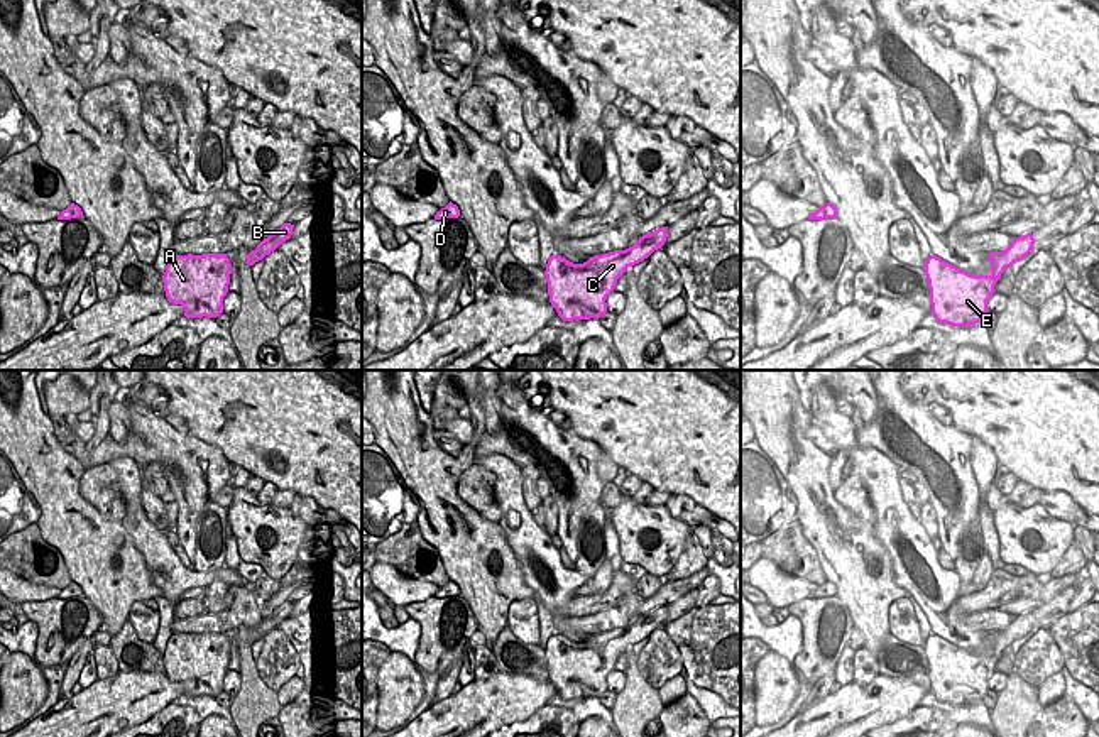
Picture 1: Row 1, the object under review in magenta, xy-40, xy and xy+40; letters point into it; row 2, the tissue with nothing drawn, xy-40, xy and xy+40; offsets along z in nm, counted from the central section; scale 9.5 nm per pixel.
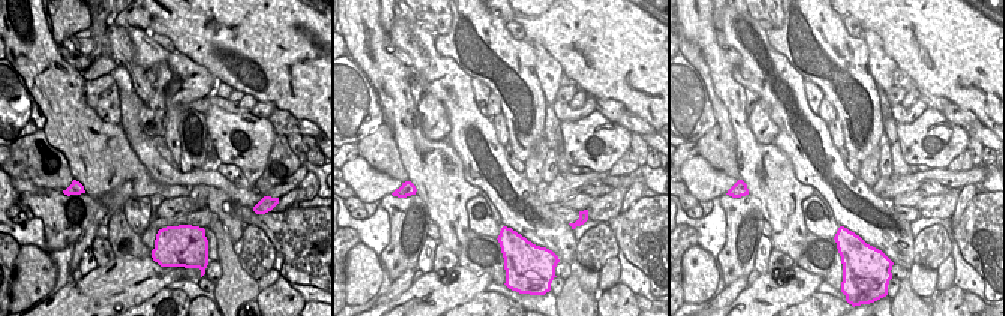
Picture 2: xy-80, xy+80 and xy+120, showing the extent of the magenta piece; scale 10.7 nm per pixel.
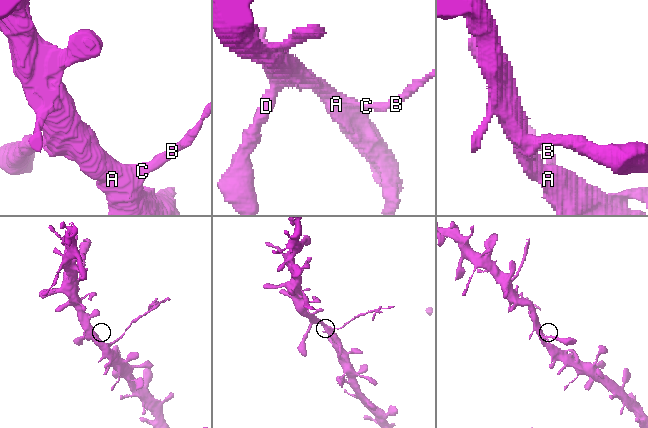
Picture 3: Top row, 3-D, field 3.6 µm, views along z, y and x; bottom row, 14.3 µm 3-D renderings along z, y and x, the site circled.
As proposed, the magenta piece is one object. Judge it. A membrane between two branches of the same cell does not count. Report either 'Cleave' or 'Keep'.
Cleave

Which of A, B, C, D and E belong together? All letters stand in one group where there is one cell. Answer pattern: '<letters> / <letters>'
A C D E / B

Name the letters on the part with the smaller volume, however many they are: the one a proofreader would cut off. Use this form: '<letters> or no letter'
B

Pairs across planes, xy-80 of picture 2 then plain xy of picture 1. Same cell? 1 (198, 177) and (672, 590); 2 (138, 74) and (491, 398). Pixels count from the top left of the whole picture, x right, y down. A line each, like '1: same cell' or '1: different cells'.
1: different cells
2: same cell

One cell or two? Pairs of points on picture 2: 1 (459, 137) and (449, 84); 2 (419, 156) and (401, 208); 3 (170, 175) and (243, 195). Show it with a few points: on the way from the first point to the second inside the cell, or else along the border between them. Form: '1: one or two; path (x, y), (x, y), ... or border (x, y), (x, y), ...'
1: one; path (459, 123), (458, 98)
2: two; border (416, 193), (425, 204), (431, 220)
3: one; path (188, 177), (212, 177), (225, 184)

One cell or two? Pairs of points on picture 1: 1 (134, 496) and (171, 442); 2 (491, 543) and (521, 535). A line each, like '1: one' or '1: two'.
1: two
2: two

